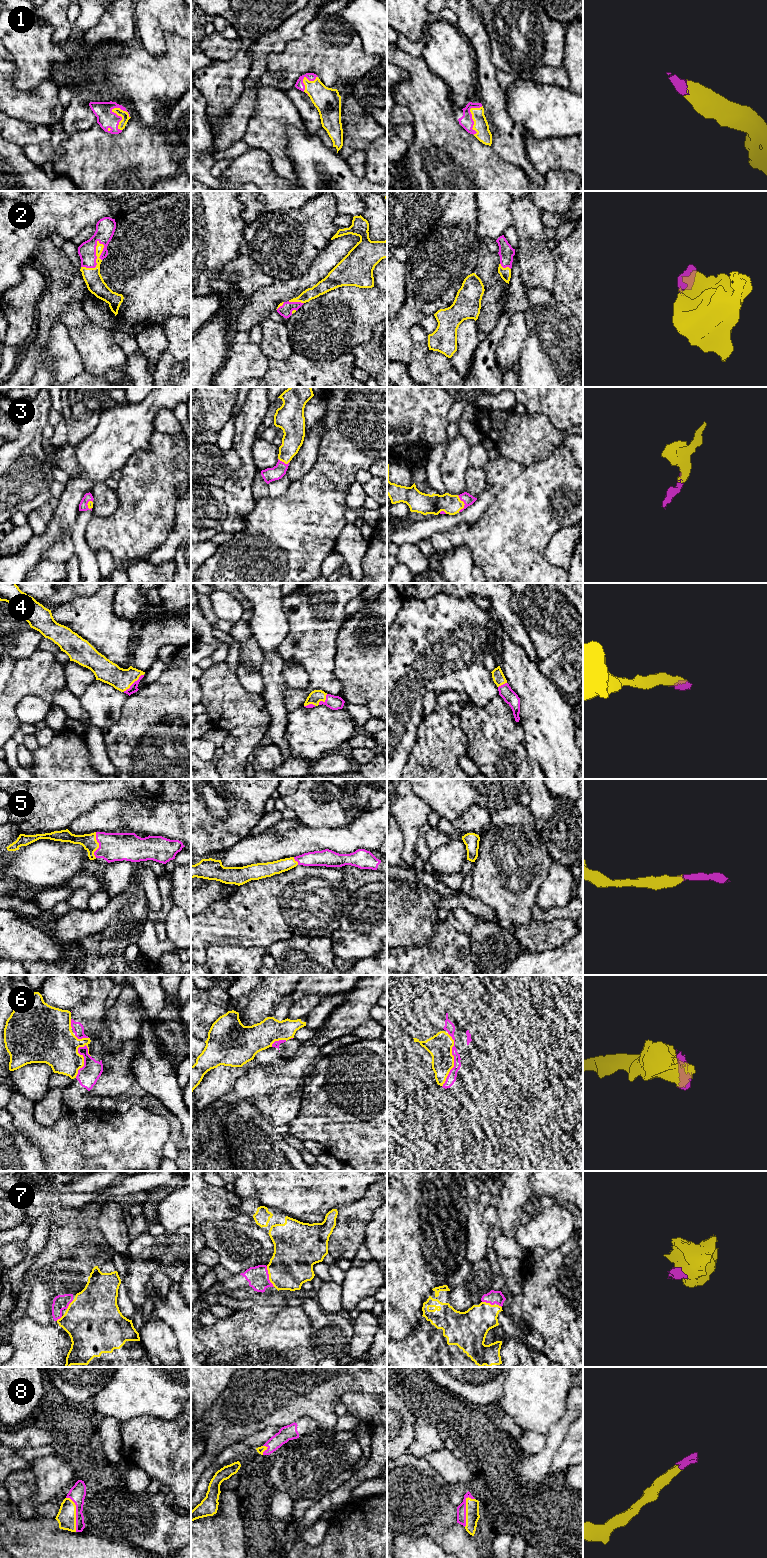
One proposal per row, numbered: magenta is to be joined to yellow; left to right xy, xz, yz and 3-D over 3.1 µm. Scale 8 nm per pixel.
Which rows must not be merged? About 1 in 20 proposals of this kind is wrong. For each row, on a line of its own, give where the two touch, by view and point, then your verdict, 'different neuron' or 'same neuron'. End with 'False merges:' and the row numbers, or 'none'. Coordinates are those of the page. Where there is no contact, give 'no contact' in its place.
1: xy (122, 118) | same neuron
2: xy (96, 260) | same neuron
3: yz (463, 503) | same neuron
4: xy (133, 682) | same neuron
5: xy (98, 845) | same neuron
6: yz (453, 1060) | different neuron
7: xz (269, 1276) | same neuron
8: xy (75, 1513) | same neuron
False merges: 6

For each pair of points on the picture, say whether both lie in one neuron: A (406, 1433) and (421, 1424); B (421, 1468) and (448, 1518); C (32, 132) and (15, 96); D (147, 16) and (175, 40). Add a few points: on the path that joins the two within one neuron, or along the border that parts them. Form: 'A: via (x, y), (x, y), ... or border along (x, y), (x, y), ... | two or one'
A: border along (417, 1418), (414, 1424), (414, 1439), (406, 1451) | two
B: via (422, 1480), (422, 1492), (436, 1506) | one
C: border along (10, 116), (36, 124), (46, 124), (50, 127) | two
D: border along (179, 35), (165, 33), (165, 53), (160, 55) | two

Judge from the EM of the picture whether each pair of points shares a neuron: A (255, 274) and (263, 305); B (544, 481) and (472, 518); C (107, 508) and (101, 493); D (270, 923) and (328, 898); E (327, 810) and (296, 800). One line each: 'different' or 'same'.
A: different
B: different
C: same
D: same
E: same

